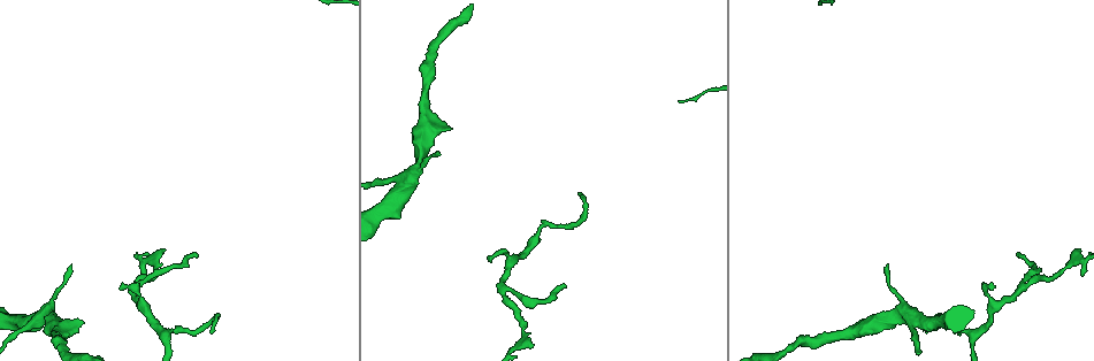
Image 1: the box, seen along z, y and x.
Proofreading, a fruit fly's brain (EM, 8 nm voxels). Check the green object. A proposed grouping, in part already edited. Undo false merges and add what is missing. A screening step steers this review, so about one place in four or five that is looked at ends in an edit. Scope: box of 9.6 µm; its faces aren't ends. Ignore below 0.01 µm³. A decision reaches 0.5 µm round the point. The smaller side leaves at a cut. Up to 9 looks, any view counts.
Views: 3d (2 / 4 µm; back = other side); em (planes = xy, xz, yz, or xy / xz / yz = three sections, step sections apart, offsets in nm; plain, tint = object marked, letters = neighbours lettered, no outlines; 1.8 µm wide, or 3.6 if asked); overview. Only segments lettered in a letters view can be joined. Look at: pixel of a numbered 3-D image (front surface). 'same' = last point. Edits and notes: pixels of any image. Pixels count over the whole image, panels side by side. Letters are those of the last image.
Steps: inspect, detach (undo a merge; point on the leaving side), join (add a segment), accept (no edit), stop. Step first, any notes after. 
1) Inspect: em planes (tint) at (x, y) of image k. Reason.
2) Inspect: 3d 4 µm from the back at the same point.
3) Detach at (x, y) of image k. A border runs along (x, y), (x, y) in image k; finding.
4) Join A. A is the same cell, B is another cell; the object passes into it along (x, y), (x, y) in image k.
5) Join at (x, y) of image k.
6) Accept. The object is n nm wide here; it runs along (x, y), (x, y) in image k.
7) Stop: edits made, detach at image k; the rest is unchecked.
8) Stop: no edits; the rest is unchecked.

Inspect: 3d 4 µm at (1017, 253) of image 1.

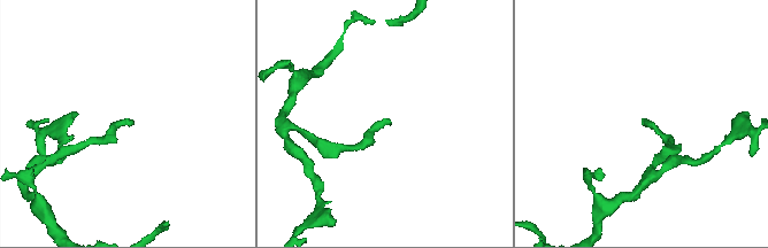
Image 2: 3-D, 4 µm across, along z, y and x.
Inspect: em yz step 4 (letters) at (134, 123) of image 2.

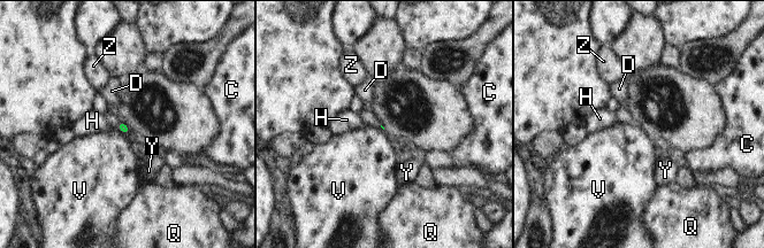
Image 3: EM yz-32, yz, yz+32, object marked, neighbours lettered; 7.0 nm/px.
Inspect: em planes (letters) at the same point. Cut it another way.

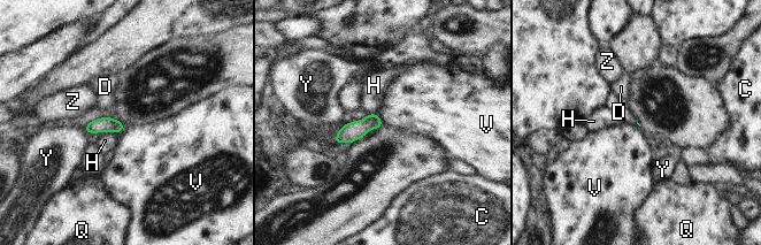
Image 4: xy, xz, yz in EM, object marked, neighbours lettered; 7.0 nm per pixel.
Accept. C, D, H, Q, V, Y and Z are other cells; a border runs along (376, 113), (384, 124) in image 4; no lettered segment goes on from it.

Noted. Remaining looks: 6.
Inspect: em xy step 16 (plain) at (165, 334) of image 1. A narrow waist.

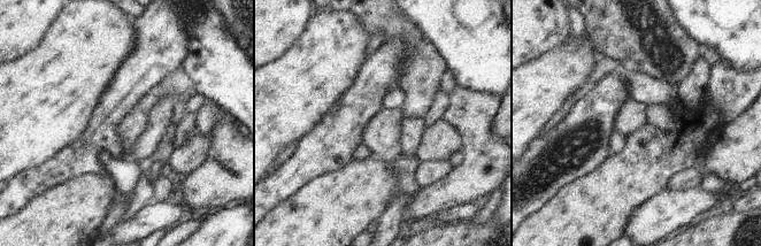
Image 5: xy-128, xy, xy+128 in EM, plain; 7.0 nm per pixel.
Inspect: em xy step 16 (letters) at the same point.

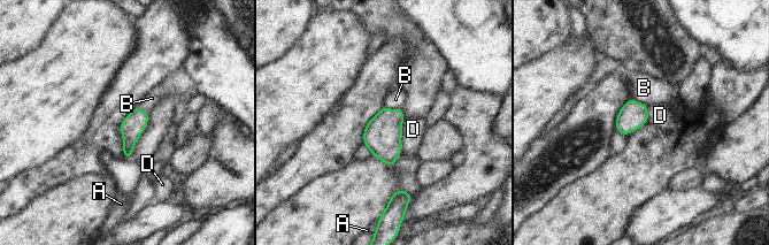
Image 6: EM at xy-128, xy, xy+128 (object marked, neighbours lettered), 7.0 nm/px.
Accept. A, B and D are other cells; a border runs along (405, 117), (402, 122), (401, 152) in image 6; one neuron here.

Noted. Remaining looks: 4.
Inspect: em xy step 16 (letters) at (36, 323) of image 1. Looks like a crossing.

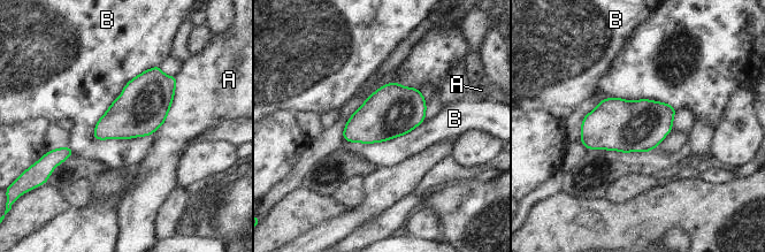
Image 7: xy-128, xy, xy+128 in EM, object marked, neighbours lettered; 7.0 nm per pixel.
Inspect: em planes (letters) at the same point.

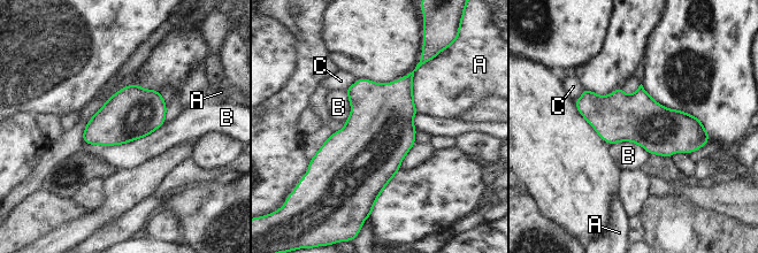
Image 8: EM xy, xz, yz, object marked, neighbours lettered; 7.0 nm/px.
Accept. The object is 340 nm wide here; A, B and C are other cells; all the same neuron.

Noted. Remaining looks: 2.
Inspect: em planes (letters) at (81, 322) of image 1. Branch stops here.

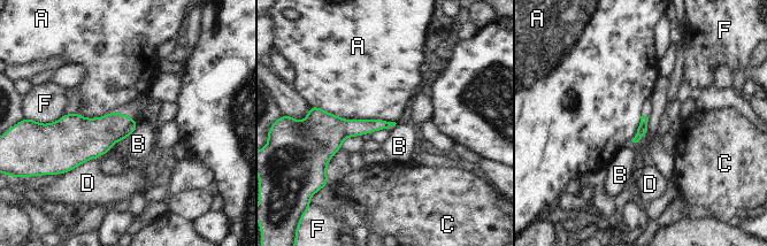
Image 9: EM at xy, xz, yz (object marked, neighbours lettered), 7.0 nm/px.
Accept. A, B, C, D and F are other cells; a border runs along (311, 105), (344, 118), (396, 123) in image 9; no lettered segment goes on from it.

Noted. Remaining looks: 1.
Stop: no edits; the rest is unchecked.

